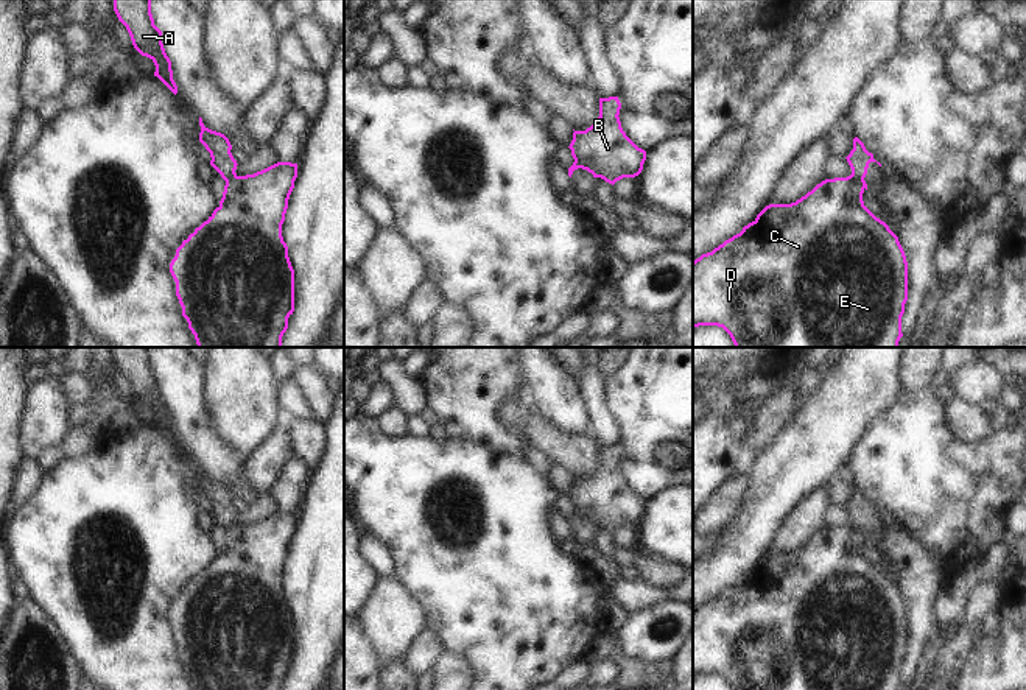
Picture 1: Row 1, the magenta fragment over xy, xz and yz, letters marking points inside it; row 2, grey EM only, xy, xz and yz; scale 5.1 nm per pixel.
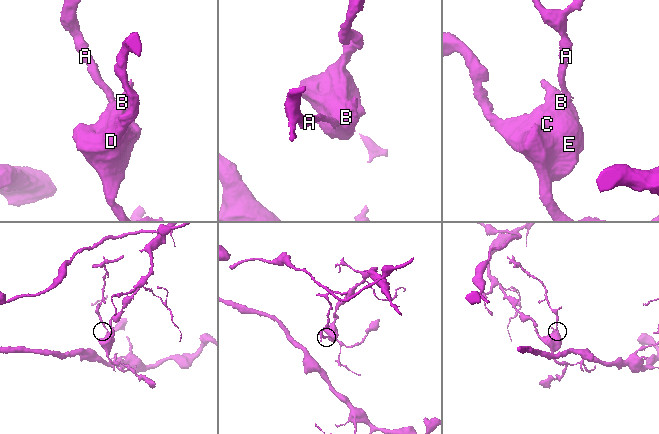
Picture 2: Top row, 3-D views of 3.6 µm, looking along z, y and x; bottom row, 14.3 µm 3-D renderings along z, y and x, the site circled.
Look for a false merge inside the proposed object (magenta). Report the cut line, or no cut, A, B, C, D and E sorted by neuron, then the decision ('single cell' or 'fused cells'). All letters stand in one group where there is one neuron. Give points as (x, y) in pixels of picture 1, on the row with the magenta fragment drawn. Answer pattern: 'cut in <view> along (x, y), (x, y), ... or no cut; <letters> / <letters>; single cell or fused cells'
cut in yz along (850, 175), (864, 187); A / B C D E; fused cells

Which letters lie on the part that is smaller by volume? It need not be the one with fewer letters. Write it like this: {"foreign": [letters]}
{"foreign": ["A"]}

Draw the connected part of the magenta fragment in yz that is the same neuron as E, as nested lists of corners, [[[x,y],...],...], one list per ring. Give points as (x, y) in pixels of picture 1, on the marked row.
[[[852,174],[847,178],[825,179],[817,184],[811,192],[791,204],[769,204],[757,218],[743,227],[743,231],[722,245],[715,248],[712,252],[702,254],[693,262],[693,327],[699,326],[718,326],[722,327],[732,338],[735,347],[898,347],[901,333],[901,316],[905,313],[905,304],[908,301],[908,262],[905,251],[898,241],[898,237],[889,229],[889,226],[877,218],[863,201],[864,185]]]

